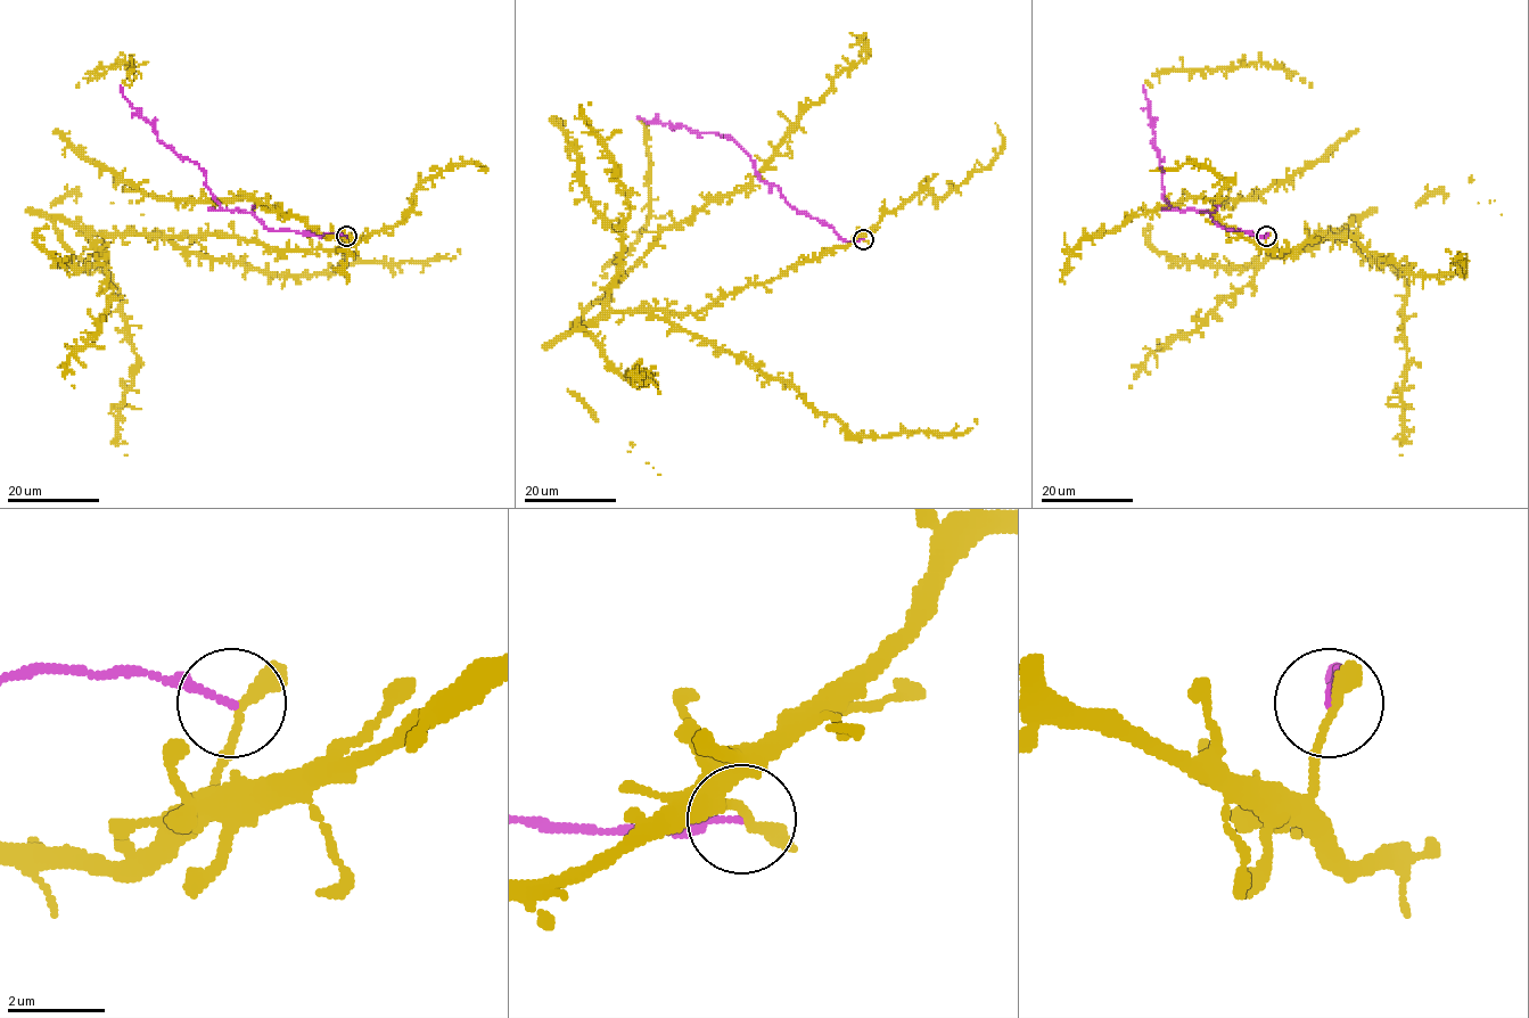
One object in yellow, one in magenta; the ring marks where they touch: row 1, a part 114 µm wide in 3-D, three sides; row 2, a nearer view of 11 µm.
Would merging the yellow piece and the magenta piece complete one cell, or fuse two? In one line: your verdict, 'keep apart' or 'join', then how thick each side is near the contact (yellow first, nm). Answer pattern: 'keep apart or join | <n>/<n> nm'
keep apart | 220/130 nm

